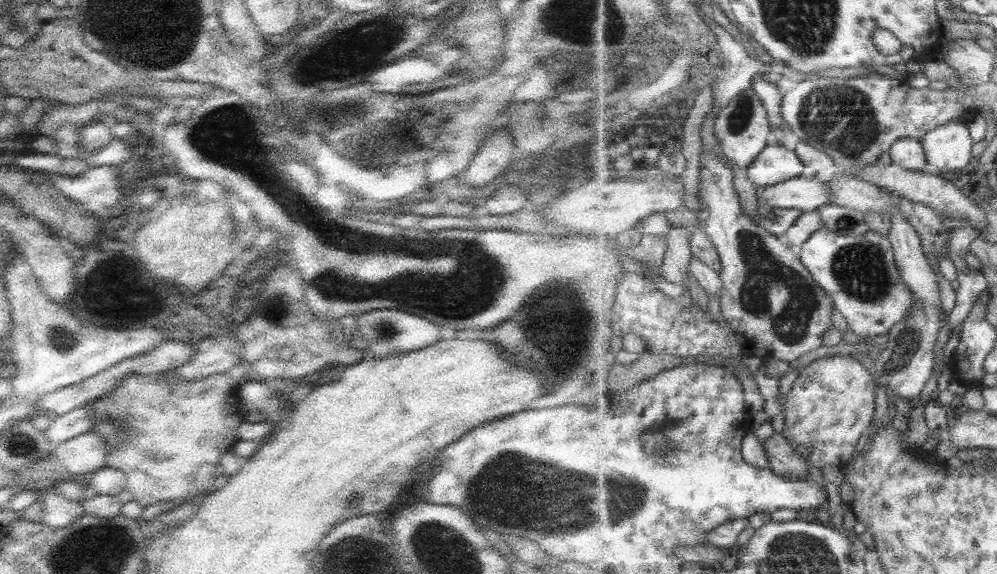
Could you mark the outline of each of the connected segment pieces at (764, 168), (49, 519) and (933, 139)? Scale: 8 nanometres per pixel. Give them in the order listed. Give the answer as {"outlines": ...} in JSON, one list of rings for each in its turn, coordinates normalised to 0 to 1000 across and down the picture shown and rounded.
{"outlines":[[[[777,244],[772,247],[771,254],[764,263],[764,268],[749,298],[753,317],[759,328],[770,328],[770,324],[776,324],[776,321],[784,321],[784,317],[804,308],[810,300],[807,280],[804,279],[798,261],[791,261],[786,251],[781,251]]],[[[58,841],[38,866],[45,876],[43,908],[54,920],[66,920],[85,894],[82,875],[71,873],[59,857]]],[[[953,213],[949,220],[933,228],[926,240],[933,296],[969,296],[978,282],[976,272],[979,251],[972,214]]]]}

